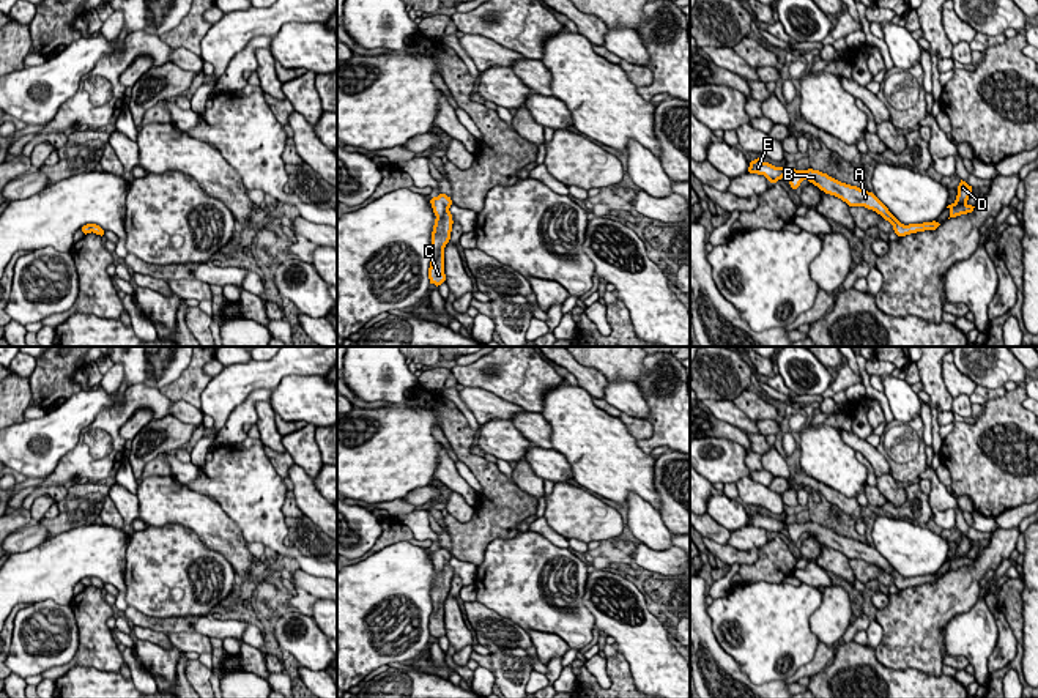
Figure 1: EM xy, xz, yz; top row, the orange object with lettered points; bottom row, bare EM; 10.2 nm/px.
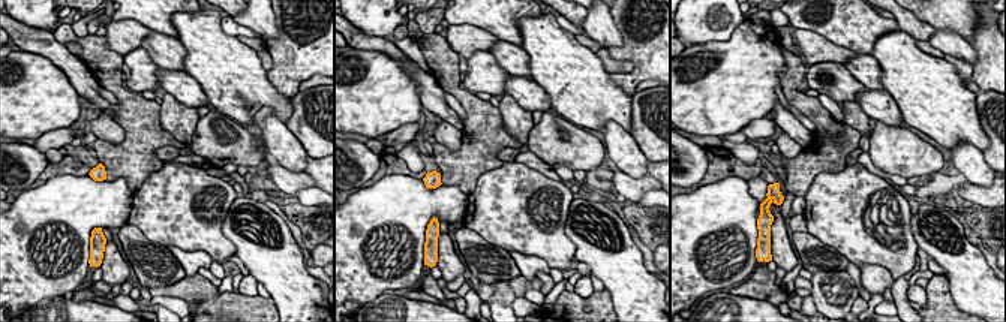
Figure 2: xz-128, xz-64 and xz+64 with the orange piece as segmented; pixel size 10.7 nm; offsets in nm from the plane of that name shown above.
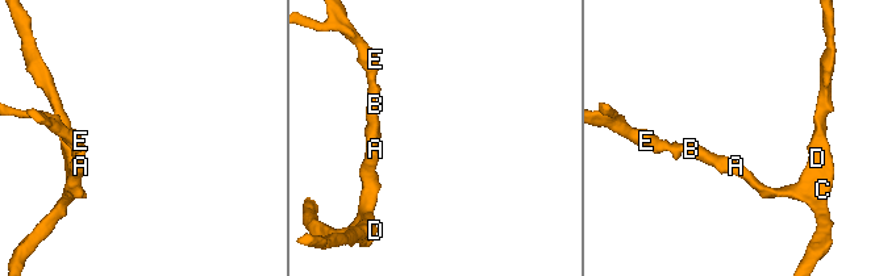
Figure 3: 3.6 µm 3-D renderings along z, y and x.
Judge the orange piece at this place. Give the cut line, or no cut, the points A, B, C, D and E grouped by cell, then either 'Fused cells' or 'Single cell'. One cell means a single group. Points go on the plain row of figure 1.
No split. Groups: A B C D E. Single cell

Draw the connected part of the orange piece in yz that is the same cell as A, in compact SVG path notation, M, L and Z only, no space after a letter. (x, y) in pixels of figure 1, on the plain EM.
M758 511L750 515L748 525L764 528L770 536L777 536L778 533L786 529L792 542L797 542L803 533L808 533L825 547L841 551L849 559L865 559L868 562L876 564L893 578L893 583L898 589L906 589L925 583L936 583L940 578L936 574L904 578L888 564L888 561L873 545L841 536L819 523L788 523L784 520L775 520Z

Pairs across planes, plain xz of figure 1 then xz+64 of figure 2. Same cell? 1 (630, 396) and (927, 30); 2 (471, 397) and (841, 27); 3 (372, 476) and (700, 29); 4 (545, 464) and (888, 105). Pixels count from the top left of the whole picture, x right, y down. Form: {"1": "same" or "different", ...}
{"1": "different", "2": "different", "3": "different", "4": "same"}

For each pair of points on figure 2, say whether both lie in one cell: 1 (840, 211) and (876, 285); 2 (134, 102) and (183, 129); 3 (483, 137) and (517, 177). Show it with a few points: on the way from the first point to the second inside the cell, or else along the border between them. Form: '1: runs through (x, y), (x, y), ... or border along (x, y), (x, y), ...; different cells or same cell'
1: border along (858, 264), (880, 264), (894, 279); different cells
2: border along (159, 105), (159, 125), (183, 144); different cells
3: border along (504, 162), (497, 168), (488, 169), (476, 183); different cells

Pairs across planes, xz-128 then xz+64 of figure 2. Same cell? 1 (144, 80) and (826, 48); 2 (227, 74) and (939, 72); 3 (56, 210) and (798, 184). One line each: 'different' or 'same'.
1: different
2: same
3: different

